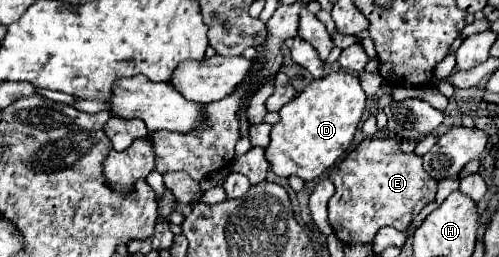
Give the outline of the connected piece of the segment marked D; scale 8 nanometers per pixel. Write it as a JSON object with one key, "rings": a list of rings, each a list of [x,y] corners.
{"rings":[[[333,71],[311,81],[293,101],[281,107],[281,121],[271,129],[271,143],[265,149],[265,157],[275,175],[297,175],[303,181],[313,181],[325,169],[333,167],[351,145],[365,105],[367,97],[359,85],[359,79],[347,71]]]}

